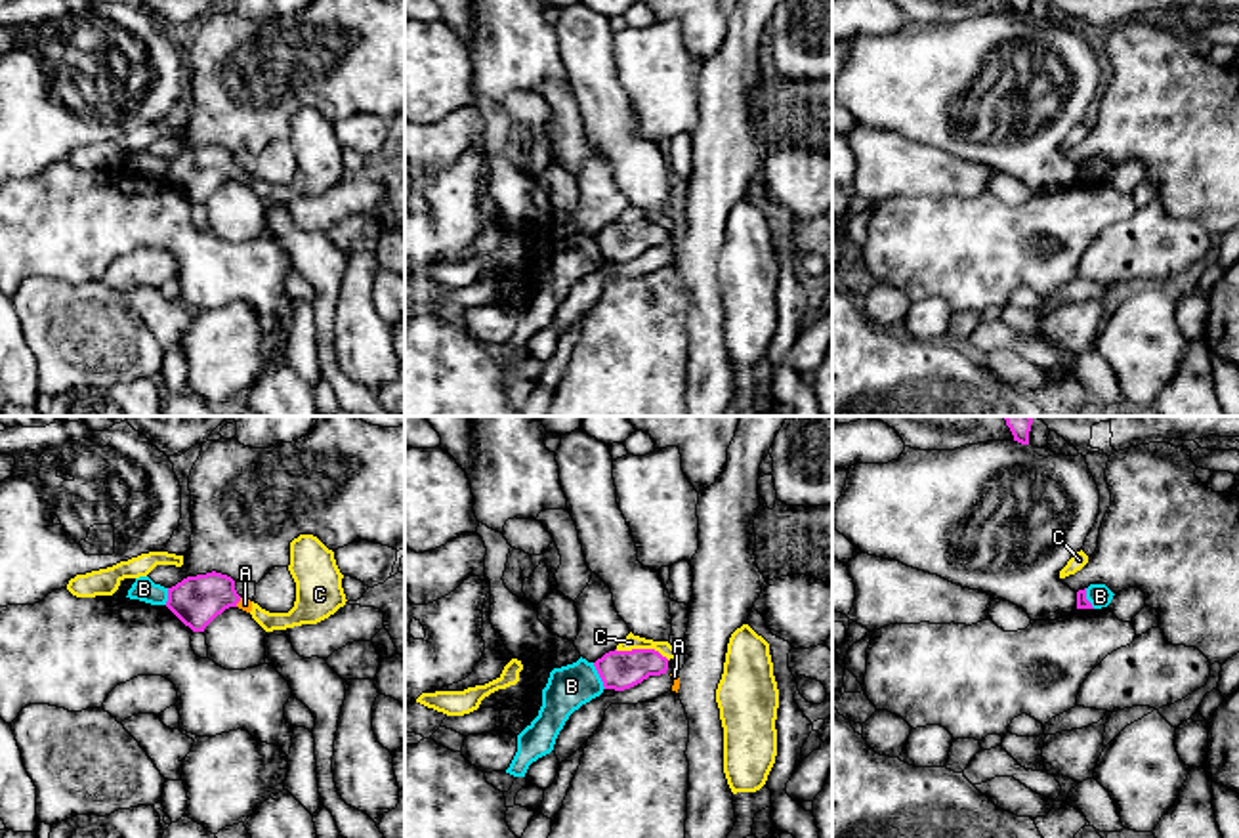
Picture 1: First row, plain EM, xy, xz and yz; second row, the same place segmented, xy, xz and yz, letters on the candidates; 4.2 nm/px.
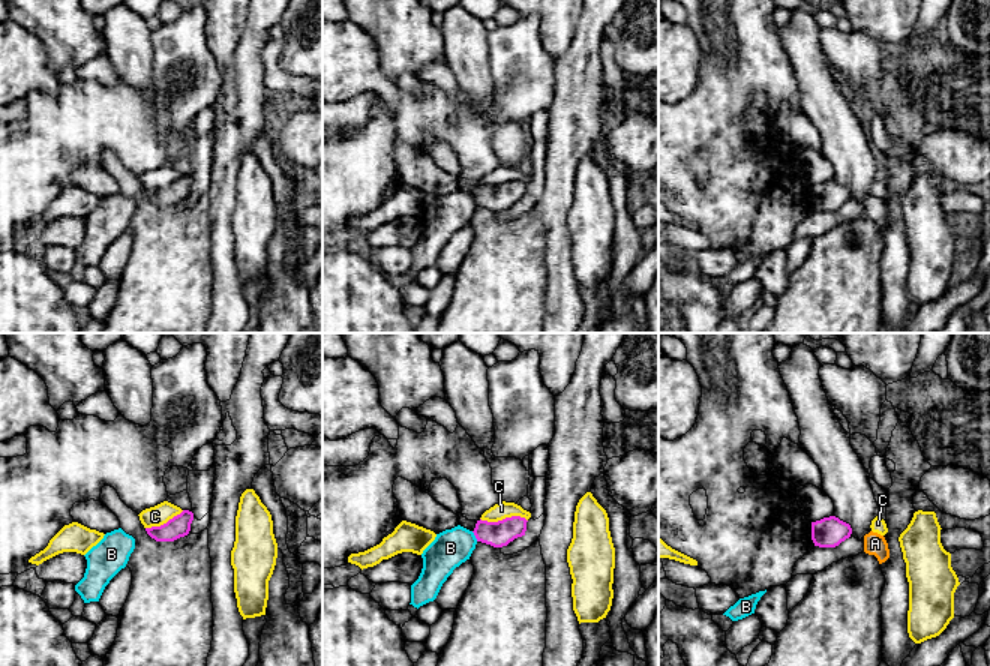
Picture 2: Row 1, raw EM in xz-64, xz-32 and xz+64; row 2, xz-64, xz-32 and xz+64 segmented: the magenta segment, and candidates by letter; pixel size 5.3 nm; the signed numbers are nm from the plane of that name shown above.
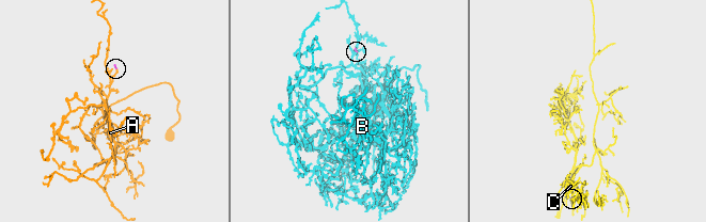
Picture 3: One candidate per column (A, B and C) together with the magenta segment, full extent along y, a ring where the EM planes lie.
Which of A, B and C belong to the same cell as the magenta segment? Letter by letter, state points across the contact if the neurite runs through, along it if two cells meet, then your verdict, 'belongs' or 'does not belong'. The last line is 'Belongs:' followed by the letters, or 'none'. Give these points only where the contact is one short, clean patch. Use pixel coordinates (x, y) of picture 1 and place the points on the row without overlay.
A: runs through xy (197, 172), (239, 172), (245, 176); belongs
B: border along xz (592, 235), (606, 260); does not belong
C: border along xz (615, 222), (657, 222), (669, 231); does not belong
Belongs: A

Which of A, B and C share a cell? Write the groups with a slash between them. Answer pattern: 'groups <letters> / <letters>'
groups A / B / C

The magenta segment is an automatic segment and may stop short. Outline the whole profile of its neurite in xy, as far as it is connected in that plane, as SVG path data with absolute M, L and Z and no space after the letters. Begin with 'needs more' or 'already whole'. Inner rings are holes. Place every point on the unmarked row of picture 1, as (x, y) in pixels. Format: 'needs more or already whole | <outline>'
needs more | M212 143L187 149L168 160L166 179L193 204L204 204L204 200L229 179L250 185L252 174L237 166L231 149Z

